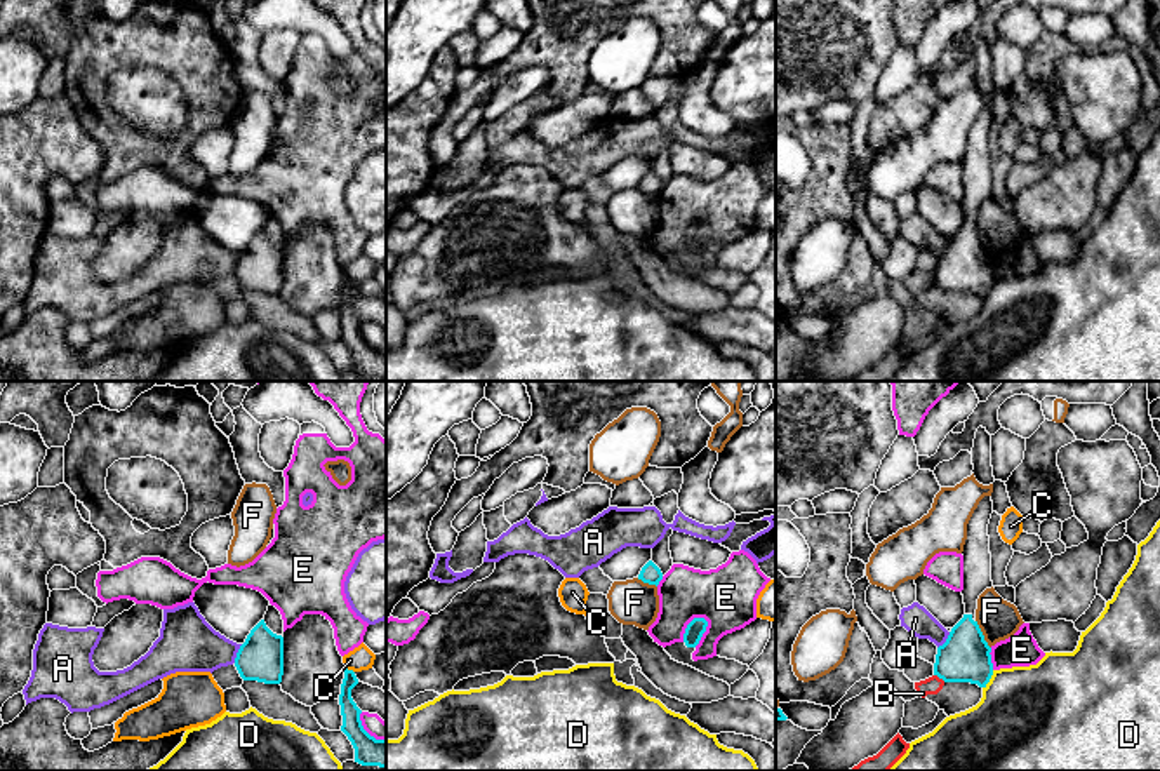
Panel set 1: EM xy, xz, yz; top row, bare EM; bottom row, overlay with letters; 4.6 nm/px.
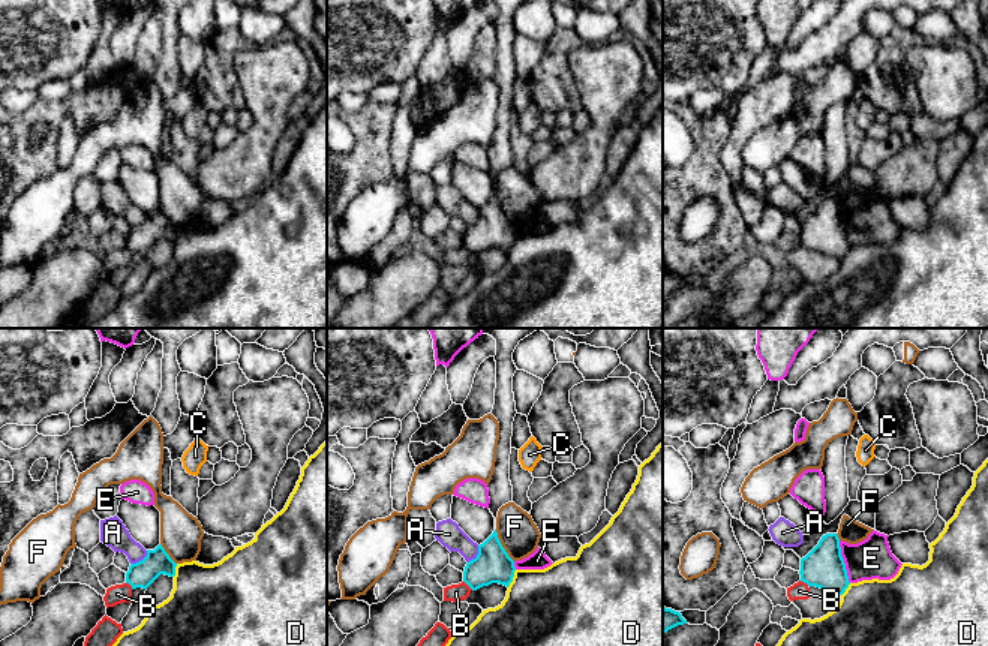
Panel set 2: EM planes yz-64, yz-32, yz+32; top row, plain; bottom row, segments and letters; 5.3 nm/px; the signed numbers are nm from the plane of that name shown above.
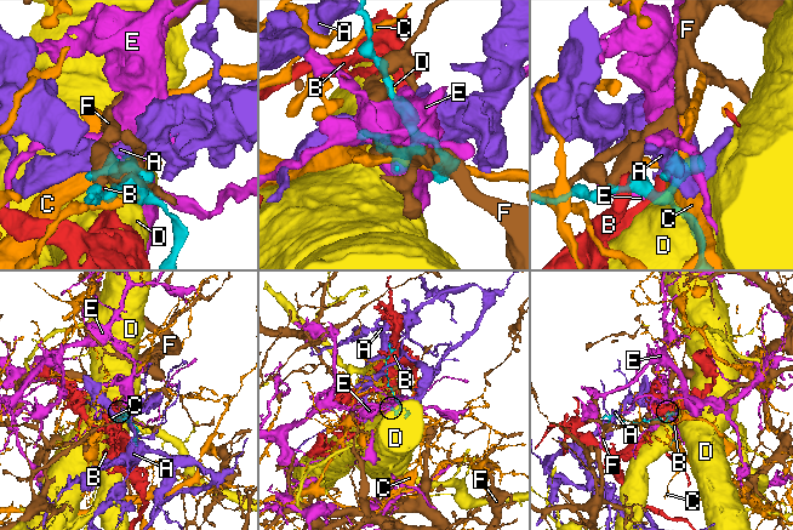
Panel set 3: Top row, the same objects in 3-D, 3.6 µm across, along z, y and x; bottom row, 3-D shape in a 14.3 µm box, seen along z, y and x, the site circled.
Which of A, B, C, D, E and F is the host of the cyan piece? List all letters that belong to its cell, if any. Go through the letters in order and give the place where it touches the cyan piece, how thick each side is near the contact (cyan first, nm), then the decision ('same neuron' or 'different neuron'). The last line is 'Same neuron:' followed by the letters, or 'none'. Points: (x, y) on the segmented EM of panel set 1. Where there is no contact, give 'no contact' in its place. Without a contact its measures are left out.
A: meets cyan in xy at (237, 653); 220 nm thick on the cyan side, 260 nm on the other; different neuron
B: meets cyan in yz at (940, 677); 220 nm thick on the cyan side, 80 nm on the other; different neuron
C: meets cyan in xy at (350, 670); 90 nm thick on the cyan side, 110 nm on the other; different neuron
D: meets cyan in yz at (990, 677); 220 nm thick on the cyan side, 460 nm on the other; different neuron
E: meets cyan in xz at (689, 623); 90 nm thick on the cyan side, 280 nm on the other; different neuron
F: meets cyan in yz at (981, 634); 220 nm thick on the cyan side, 190 nm on the other; different neuron
Same neuron: none

